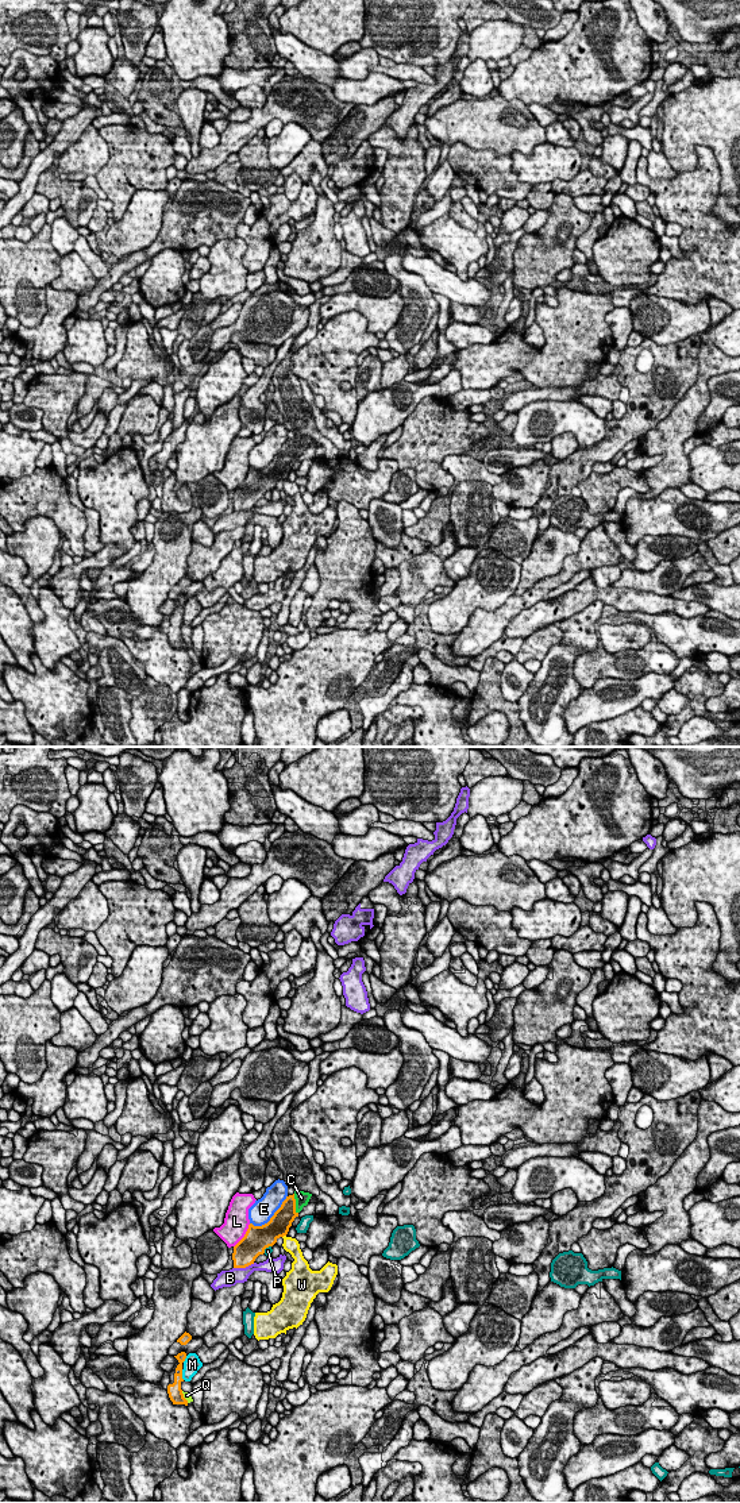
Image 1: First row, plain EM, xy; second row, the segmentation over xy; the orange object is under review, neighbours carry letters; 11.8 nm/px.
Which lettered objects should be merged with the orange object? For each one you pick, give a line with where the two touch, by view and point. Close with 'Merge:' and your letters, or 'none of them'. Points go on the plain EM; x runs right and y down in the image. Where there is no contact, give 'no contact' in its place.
C: meets orange in xy at (295, 447)
Merge: C

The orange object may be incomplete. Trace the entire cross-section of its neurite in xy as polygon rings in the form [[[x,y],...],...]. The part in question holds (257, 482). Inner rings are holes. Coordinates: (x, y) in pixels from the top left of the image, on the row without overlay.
[[[296,433],[293,439],[286,440],[267,467],[262,470],[250,467],[244,481],[234,490],[234,512],[246,512],[254,508],[266,492],[273,490],[280,481],[286,479],[292,466],[308,448],[311,440],[309,436]]]

